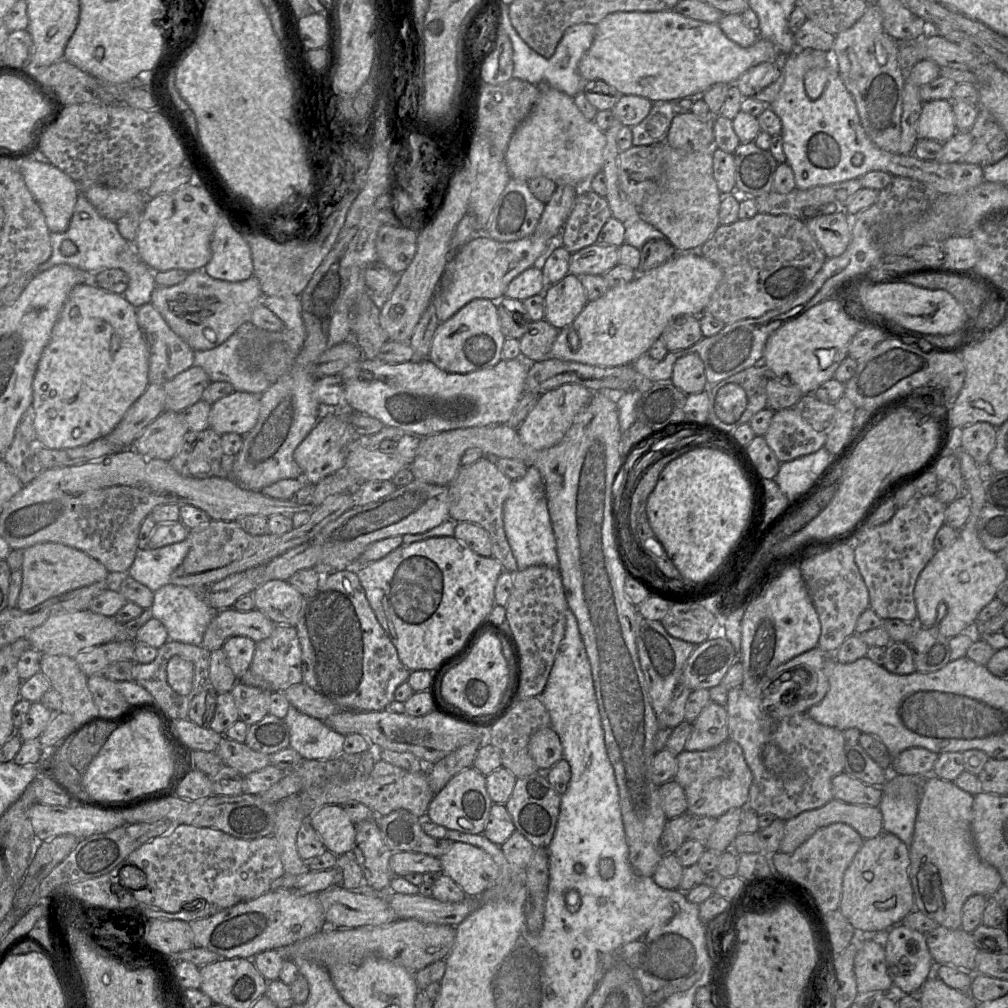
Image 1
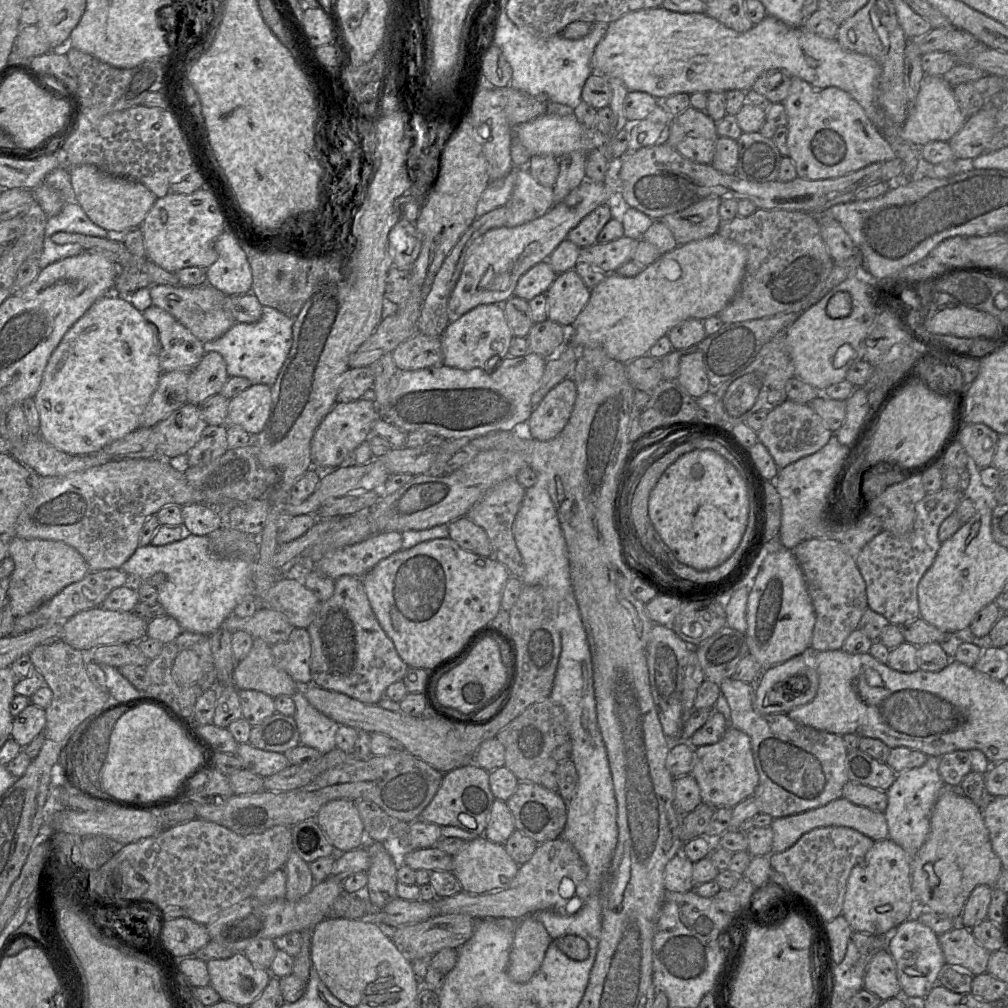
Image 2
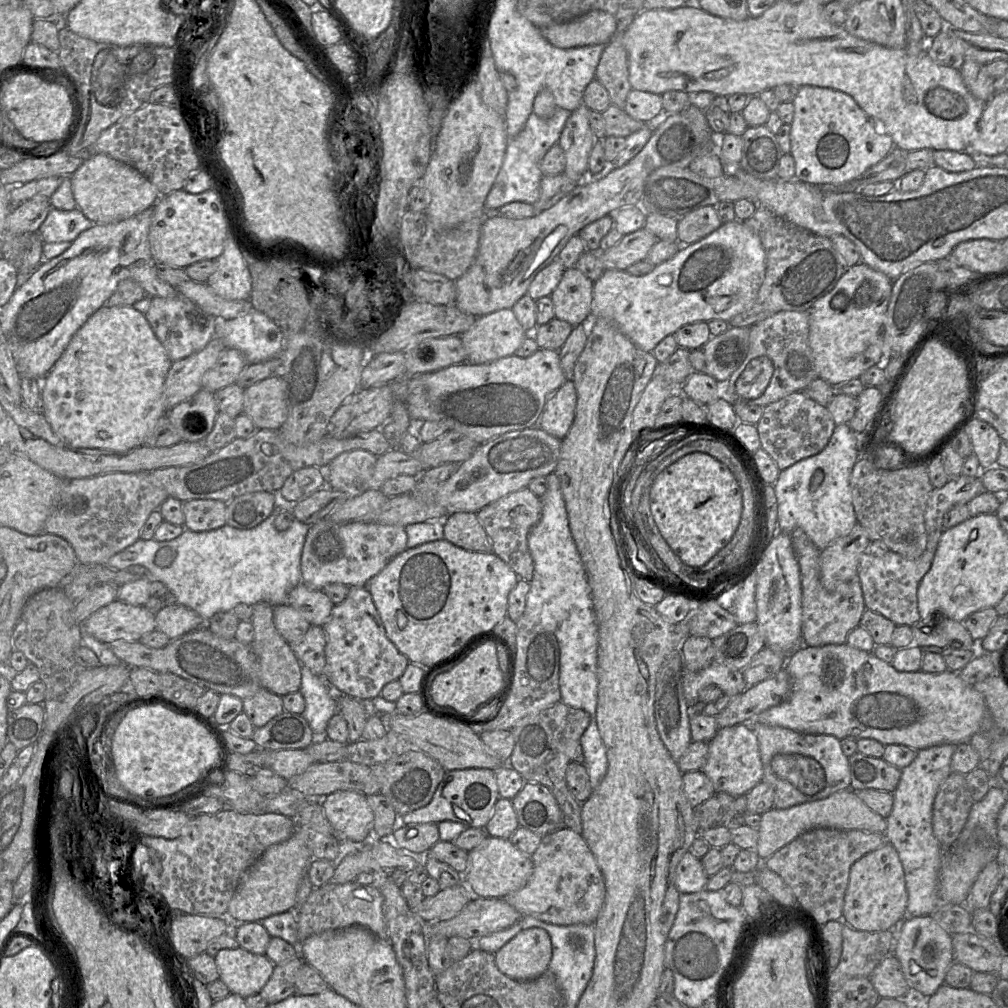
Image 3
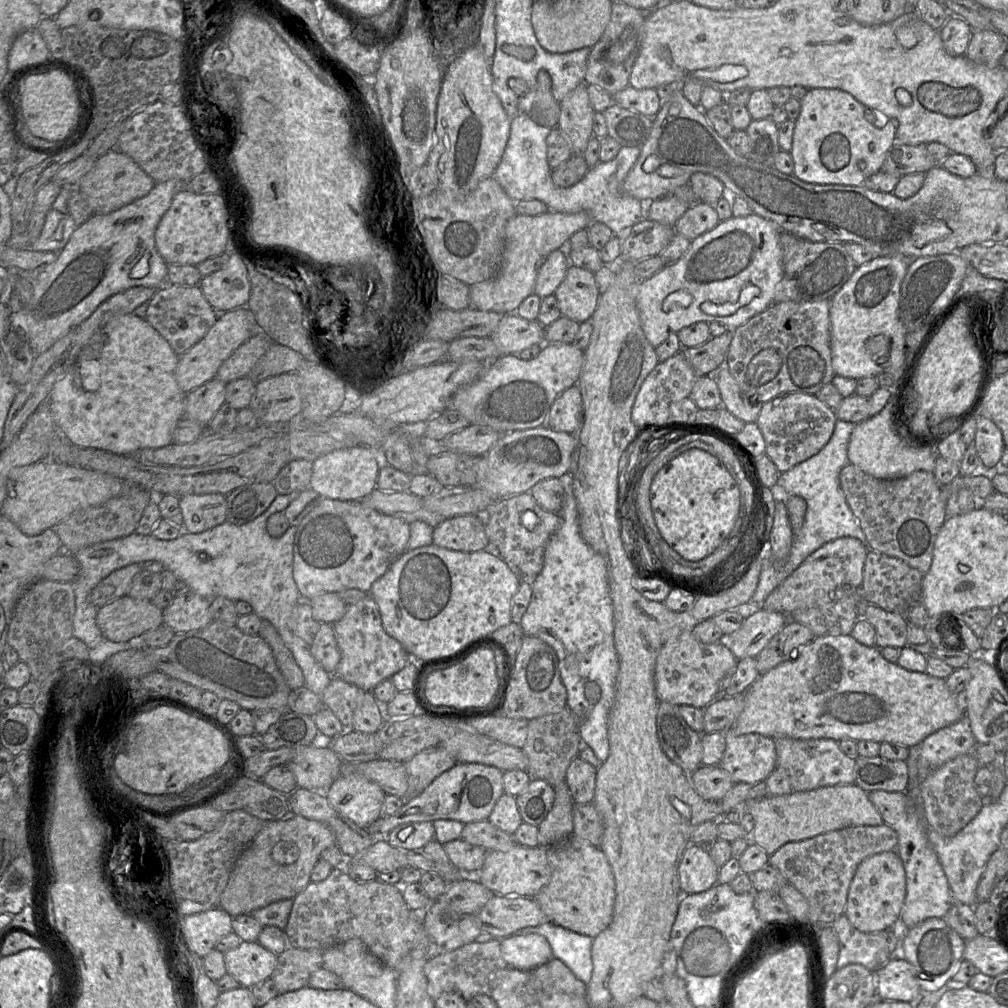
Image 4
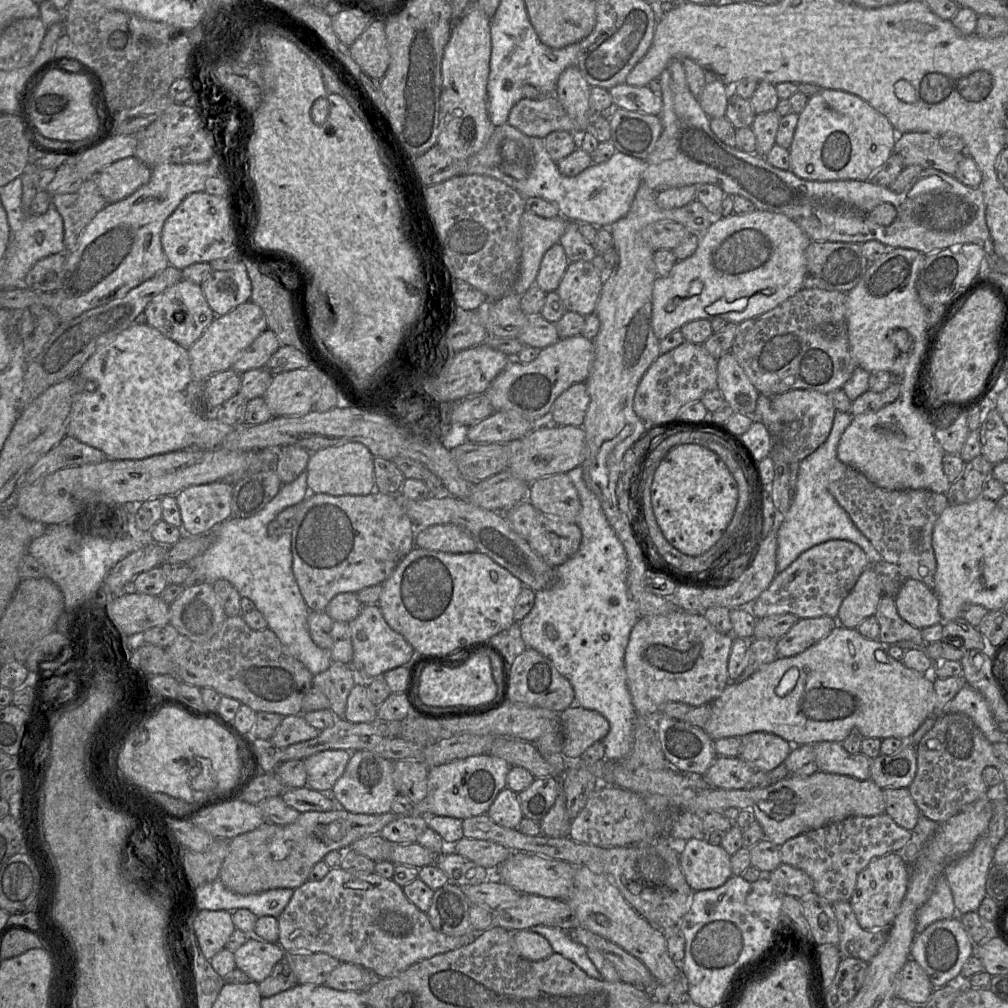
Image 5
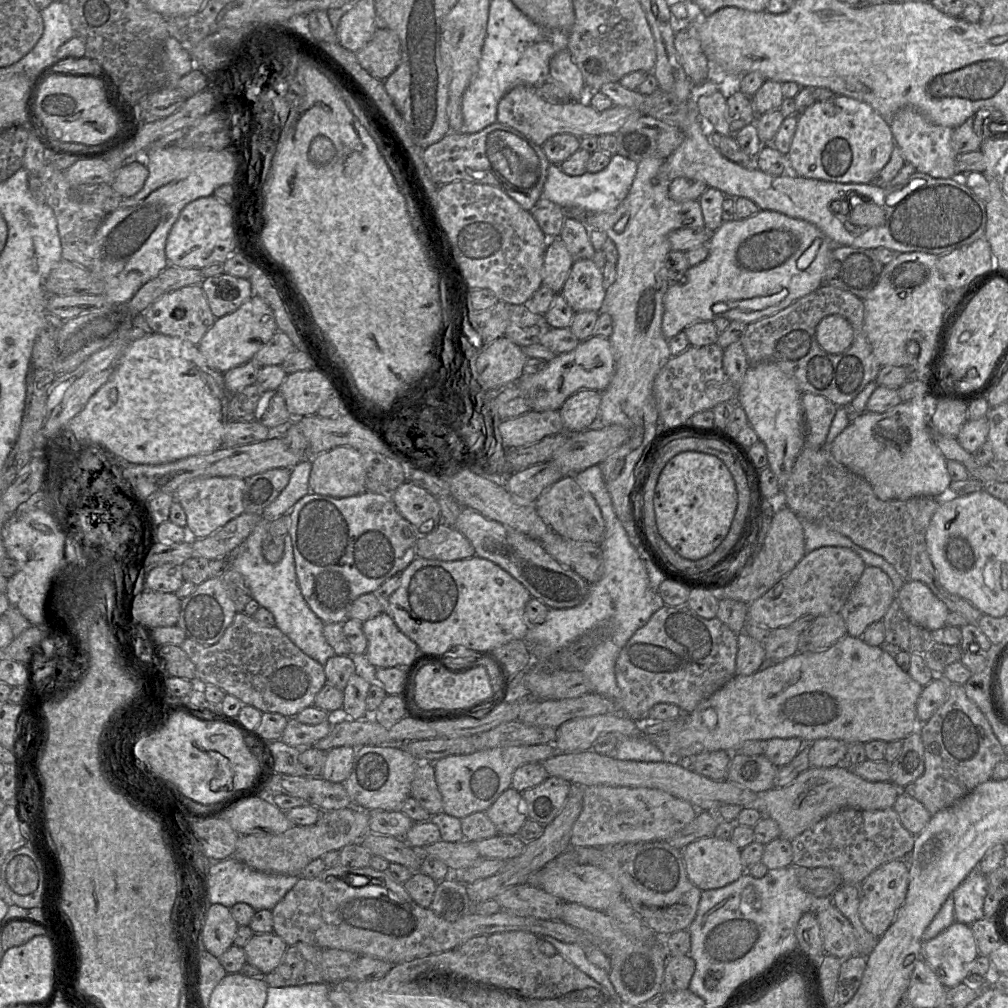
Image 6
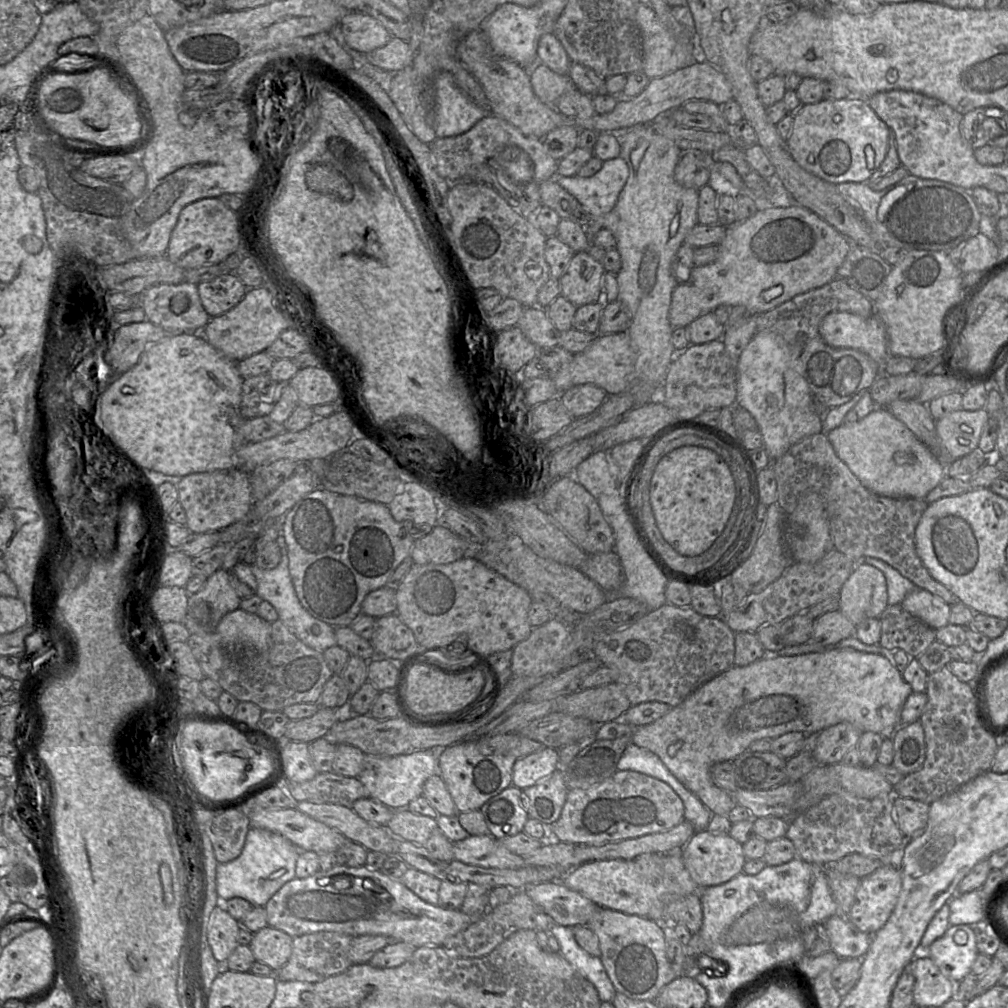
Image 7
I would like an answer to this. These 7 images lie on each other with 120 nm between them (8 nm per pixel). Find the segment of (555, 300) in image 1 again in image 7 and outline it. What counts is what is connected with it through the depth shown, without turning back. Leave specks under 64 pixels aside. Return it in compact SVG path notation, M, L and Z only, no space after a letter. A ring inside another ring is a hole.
M587 250L574 253L565 272L559 278L560 295L576 307L602 301L601 284L605 272L602 263L595 260Z

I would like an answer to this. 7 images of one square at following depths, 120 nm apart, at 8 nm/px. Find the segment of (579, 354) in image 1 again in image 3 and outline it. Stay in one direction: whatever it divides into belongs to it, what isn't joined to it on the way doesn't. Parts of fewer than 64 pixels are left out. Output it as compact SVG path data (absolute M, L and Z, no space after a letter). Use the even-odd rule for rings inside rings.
M735 219L722 223L719 228L706 237L689 245L682 245L678 252L670 259L656 265L653 270L642 276L633 276L626 270L604 269L601 276L593 283L592 291L592 318L605 318L613 323L626 337L628 337L639 349L652 352L656 345L666 336L674 334L684 325L695 322L709 322L711 320L724 320L729 322L734 316L750 309L764 281L766 272L766 254L760 238L745 223Z

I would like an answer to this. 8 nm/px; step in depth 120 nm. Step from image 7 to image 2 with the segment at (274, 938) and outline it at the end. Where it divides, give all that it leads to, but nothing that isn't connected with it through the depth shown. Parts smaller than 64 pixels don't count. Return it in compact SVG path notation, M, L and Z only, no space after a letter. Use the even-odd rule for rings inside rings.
M236 953L226 959L212 959L207 962L210 986L220 995L221 1000L238 1006L249 1006L268 985L272 975L269 970L256 967L244 953Z

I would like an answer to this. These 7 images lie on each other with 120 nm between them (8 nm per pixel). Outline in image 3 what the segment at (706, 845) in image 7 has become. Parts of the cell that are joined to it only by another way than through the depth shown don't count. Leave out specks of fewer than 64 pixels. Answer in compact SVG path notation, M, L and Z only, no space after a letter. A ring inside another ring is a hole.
M690 851L682 856L676 867L675 886L679 893L694 893L705 889L709 877L705 873L701 859Z

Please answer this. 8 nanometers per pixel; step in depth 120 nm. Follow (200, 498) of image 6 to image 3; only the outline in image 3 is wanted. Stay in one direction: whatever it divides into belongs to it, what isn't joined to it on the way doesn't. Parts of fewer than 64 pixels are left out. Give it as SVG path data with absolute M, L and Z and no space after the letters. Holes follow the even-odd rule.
M197 499L182 502L185 529L205 532L226 525L226 503L219 500Z

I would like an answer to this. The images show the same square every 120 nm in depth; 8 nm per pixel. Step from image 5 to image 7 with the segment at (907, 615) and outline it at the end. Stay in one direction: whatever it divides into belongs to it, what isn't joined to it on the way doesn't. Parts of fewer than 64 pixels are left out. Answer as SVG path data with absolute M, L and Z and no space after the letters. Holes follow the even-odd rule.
M917 588L902 601L902 607L934 630L949 624L950 604L931 592Z

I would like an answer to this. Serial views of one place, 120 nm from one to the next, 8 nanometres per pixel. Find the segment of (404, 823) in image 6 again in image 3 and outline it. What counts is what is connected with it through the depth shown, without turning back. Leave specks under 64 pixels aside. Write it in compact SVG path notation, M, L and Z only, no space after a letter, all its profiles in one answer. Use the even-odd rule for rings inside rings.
M437 823L408 824L394 830L393 846L425 855L438 841Z

